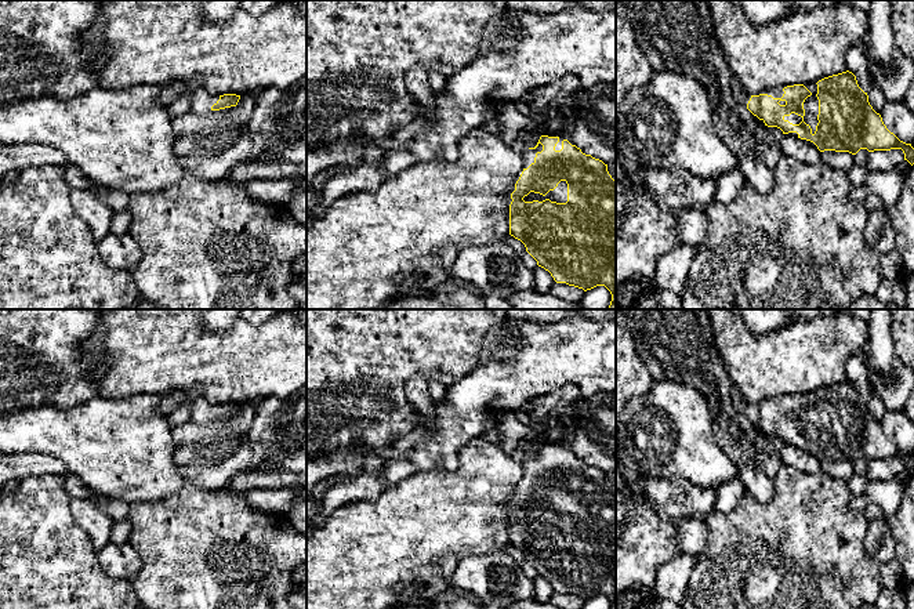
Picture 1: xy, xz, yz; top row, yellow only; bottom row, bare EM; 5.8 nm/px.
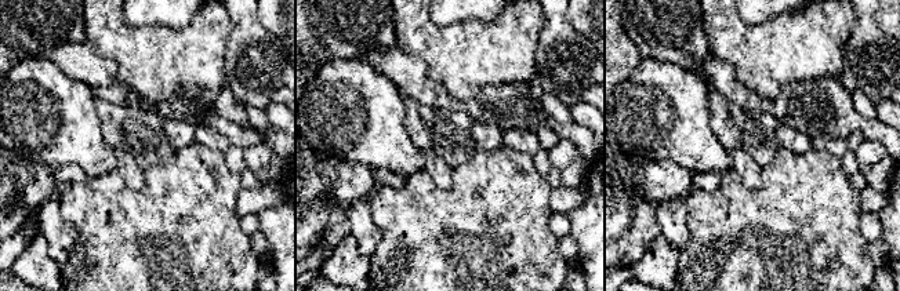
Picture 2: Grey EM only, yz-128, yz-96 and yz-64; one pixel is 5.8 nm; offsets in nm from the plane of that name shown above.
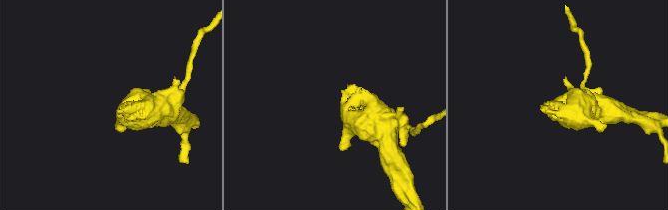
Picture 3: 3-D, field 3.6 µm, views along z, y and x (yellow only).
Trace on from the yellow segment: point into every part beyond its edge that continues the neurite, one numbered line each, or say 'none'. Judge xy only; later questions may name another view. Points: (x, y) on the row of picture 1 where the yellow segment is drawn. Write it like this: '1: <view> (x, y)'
1: xy (202, 101)

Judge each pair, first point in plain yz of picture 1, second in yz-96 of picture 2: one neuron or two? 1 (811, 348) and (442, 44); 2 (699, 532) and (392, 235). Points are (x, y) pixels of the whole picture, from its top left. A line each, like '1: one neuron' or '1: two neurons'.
1: one neuron
2: two neurons

